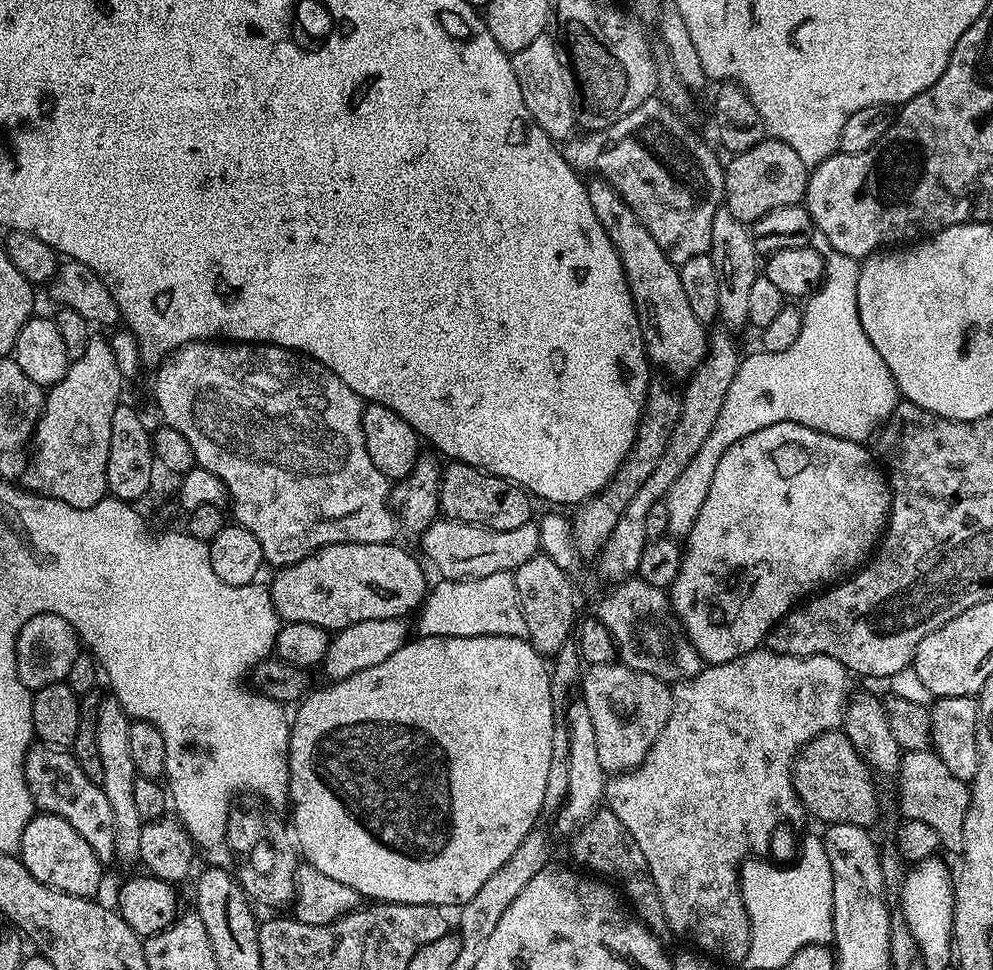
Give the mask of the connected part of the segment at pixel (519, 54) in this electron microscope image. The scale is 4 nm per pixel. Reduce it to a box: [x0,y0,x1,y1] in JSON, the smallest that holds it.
[511,34,578,141]

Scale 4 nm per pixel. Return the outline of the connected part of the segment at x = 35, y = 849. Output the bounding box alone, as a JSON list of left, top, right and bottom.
[18,815,101,896]

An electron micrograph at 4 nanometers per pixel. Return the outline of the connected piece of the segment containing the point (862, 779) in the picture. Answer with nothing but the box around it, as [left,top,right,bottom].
[794,730,880,828]

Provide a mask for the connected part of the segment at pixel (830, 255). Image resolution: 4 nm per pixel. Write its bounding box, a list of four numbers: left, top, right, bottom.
[666,247,901,538]

